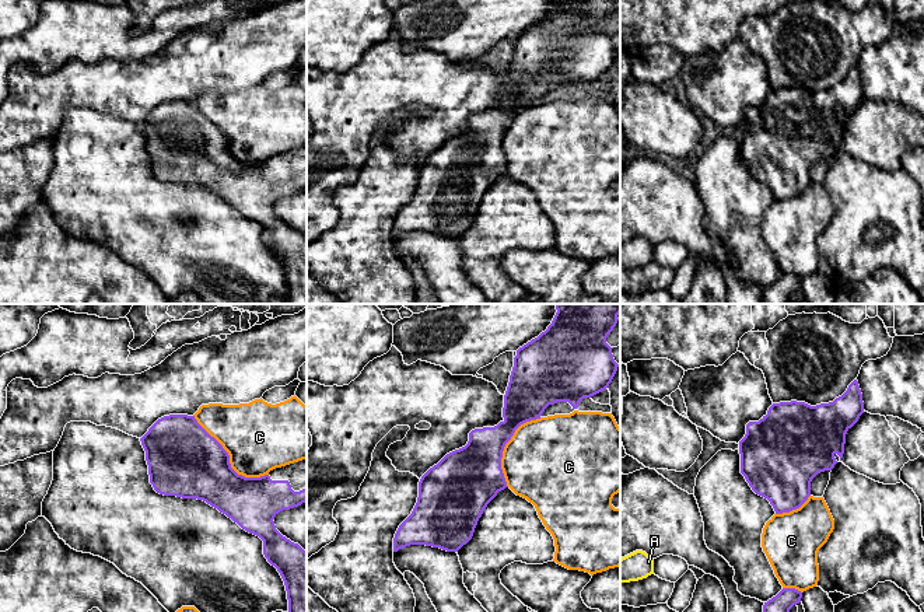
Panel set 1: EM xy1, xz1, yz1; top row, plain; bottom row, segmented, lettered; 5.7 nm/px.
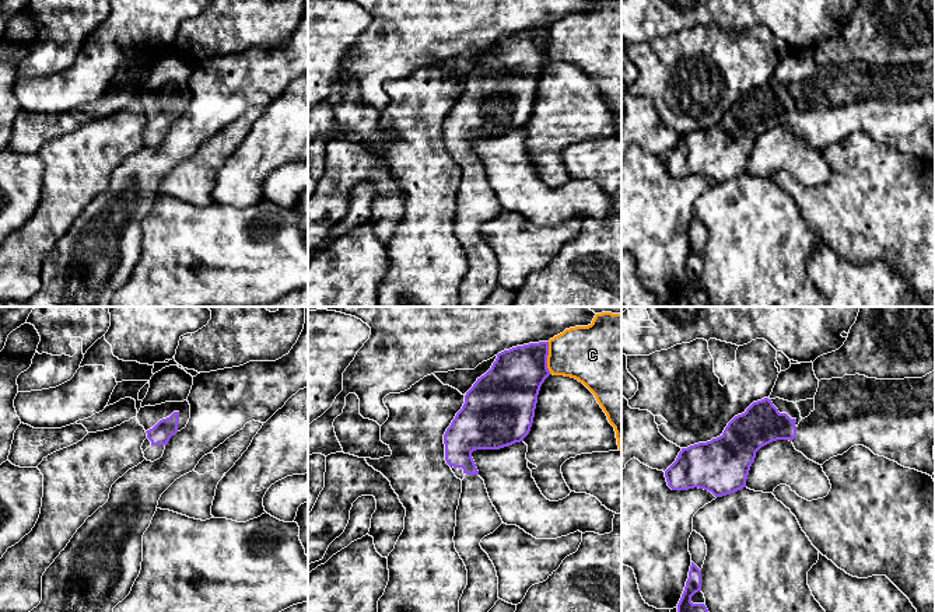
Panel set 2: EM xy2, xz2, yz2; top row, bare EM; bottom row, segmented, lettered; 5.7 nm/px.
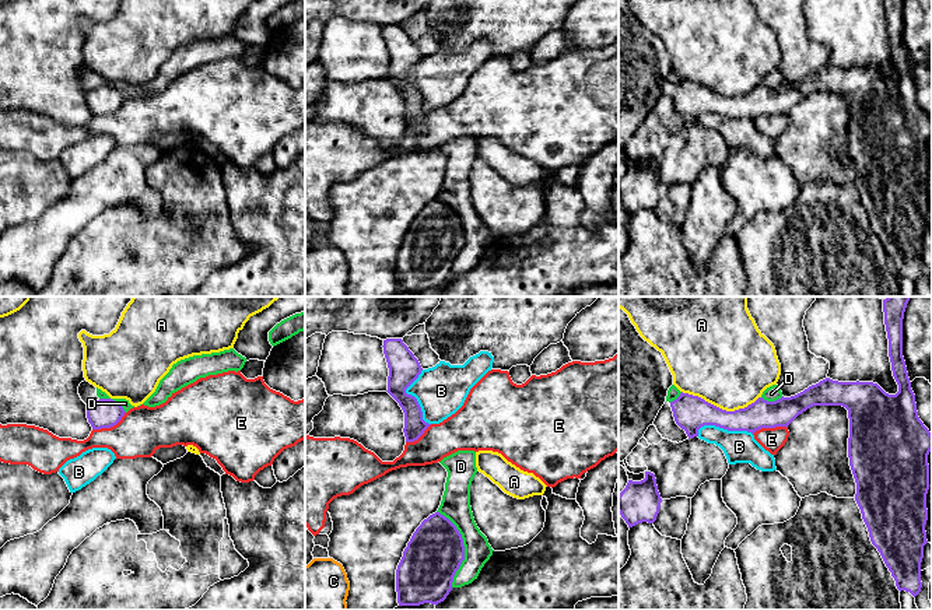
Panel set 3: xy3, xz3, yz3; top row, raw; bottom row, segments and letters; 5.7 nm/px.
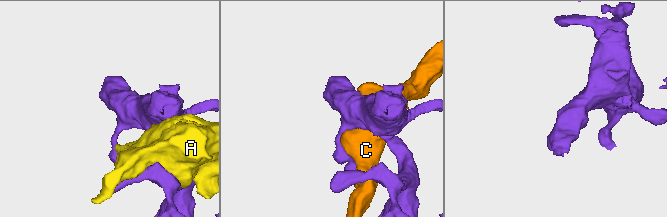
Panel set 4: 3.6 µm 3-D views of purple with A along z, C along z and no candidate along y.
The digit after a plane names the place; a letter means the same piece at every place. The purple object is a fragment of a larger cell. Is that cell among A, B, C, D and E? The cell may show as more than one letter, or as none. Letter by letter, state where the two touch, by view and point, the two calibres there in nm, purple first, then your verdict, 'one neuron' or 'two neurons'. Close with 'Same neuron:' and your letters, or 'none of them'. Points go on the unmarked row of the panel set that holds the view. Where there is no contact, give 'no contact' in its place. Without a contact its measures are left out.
A: yz3 (721, 95) | 200/480 nm | two neurons
B: xz3 (413, 83) | 180/300 nm | two neurons
C: xy1 (228, 146) | 420/400 nm | two neurons
D: xz3 (463, 234) | 320/170 nm | two neurons
E: xy3 (109, 114) | 170/280 nm | two neurons
Same neuron: none of them

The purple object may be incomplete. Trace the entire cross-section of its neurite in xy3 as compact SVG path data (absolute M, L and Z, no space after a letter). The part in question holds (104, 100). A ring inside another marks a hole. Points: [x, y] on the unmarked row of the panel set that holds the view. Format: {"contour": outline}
{"contour": "M99 85L87 91L87 105L92 116L111 115L125 102L123 94L112 85Z"}

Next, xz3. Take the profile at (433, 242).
{"contour": "M439 199L430 201L413 220L397 252L399 292L444 288L463 246L463 225L456 213Z"}

